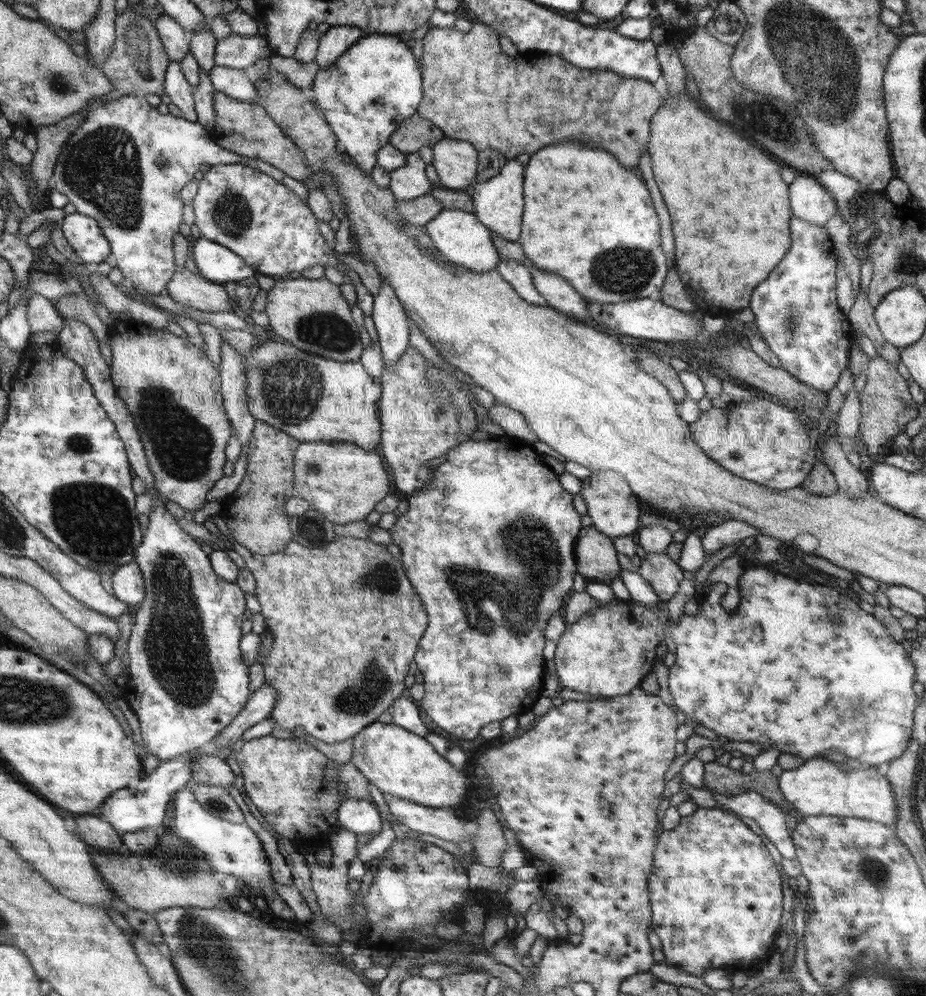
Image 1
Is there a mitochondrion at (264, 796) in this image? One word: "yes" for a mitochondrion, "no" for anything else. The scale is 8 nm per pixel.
no

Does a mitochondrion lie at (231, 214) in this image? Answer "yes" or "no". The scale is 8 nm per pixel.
yes

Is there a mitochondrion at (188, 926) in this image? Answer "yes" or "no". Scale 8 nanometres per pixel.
yes

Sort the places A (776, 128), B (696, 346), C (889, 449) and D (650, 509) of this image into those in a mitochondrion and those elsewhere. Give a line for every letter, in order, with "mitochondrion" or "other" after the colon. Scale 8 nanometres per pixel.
A: mitochondrion
B: other
C: other
D: other

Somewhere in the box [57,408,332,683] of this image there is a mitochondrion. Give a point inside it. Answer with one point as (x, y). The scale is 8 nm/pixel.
(311, 530)

